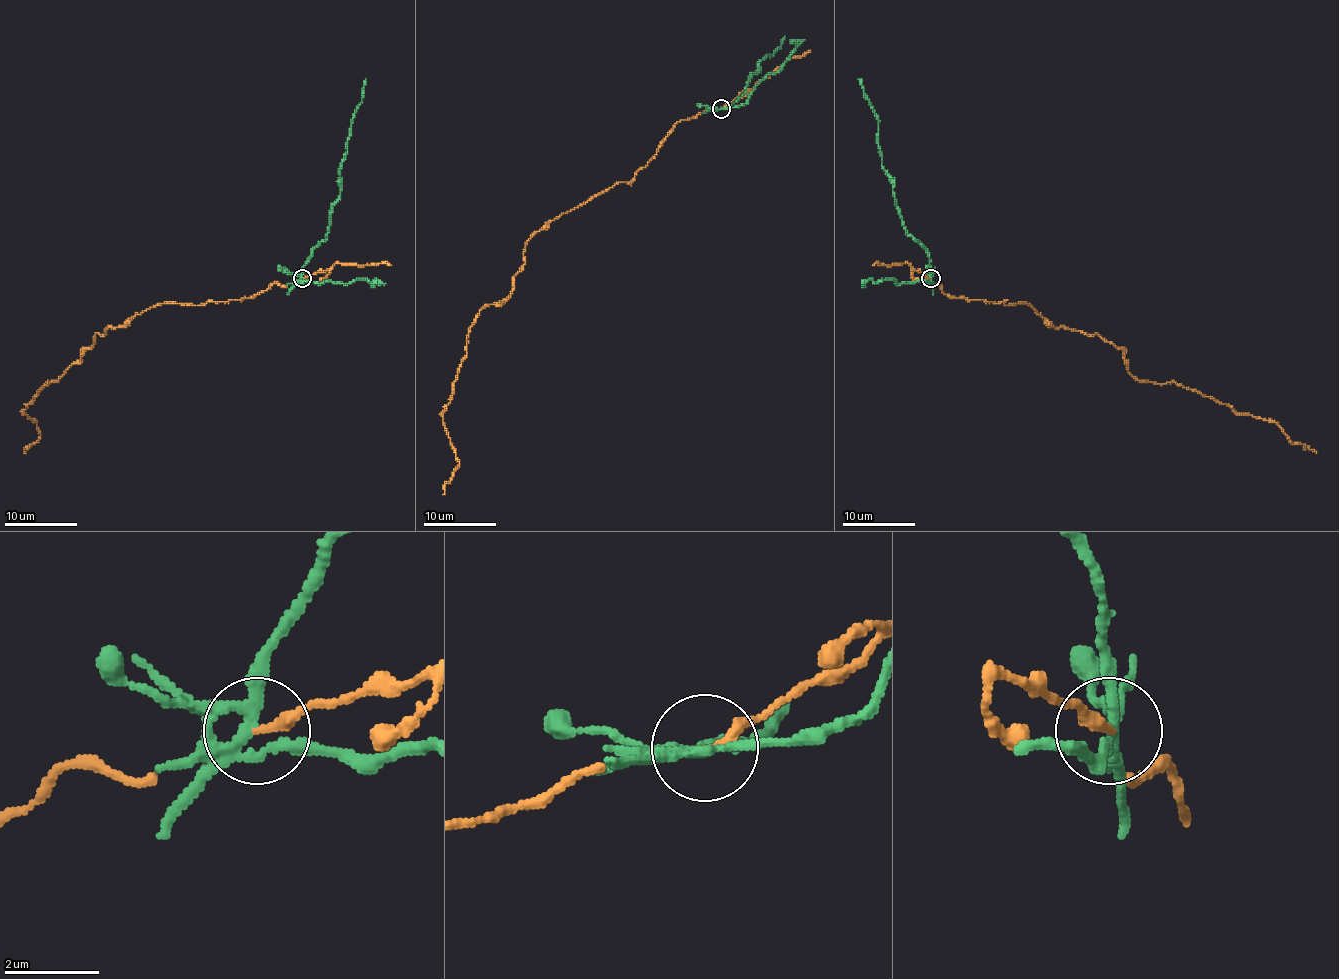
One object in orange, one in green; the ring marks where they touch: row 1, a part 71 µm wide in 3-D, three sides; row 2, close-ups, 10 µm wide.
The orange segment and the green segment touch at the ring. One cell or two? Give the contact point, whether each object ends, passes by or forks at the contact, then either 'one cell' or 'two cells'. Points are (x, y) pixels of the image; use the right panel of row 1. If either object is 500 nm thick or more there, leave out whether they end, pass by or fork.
place (930, 278); orange ends; green forks; two cells

